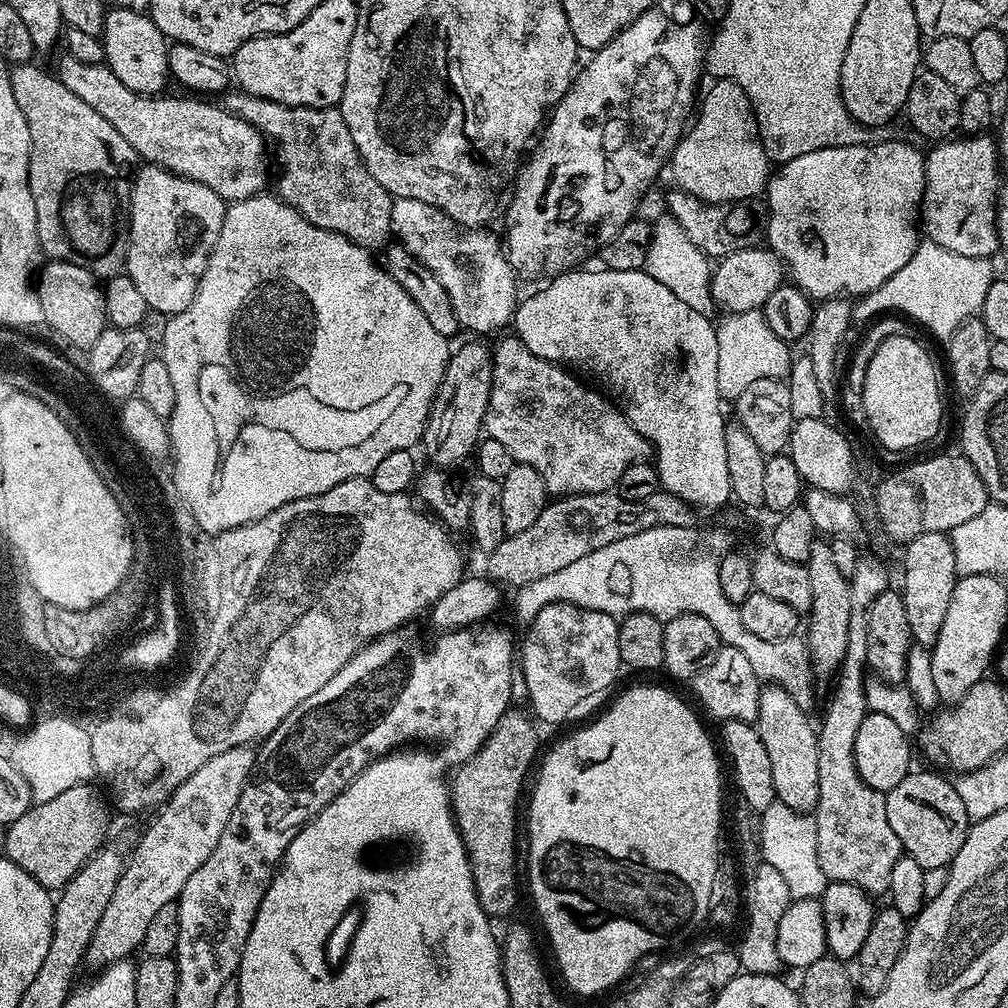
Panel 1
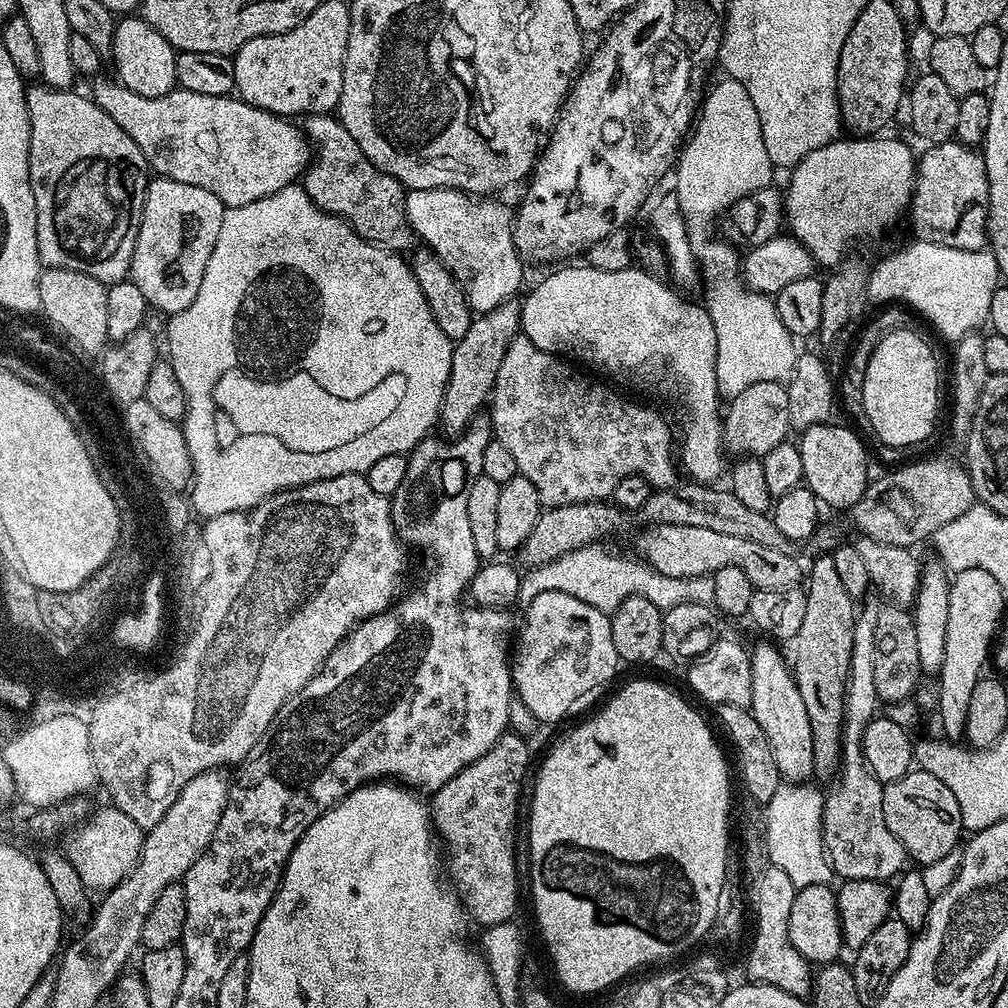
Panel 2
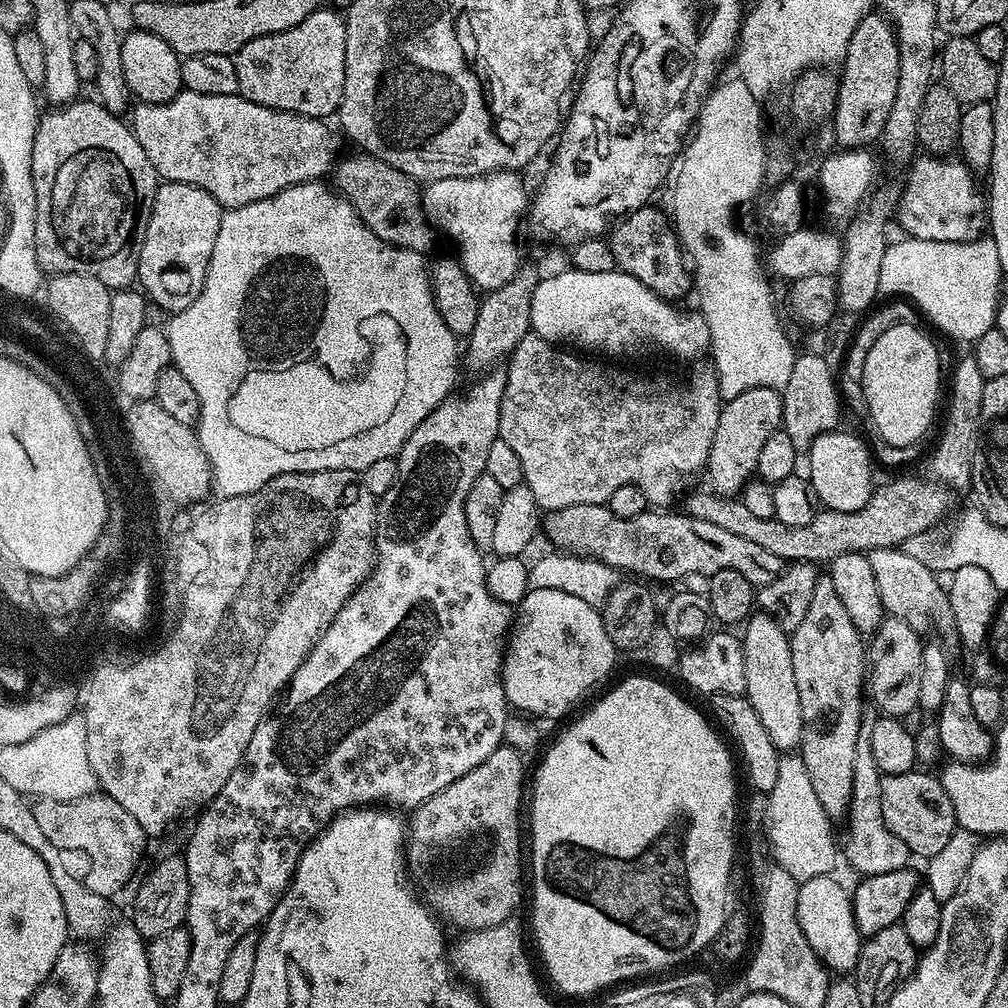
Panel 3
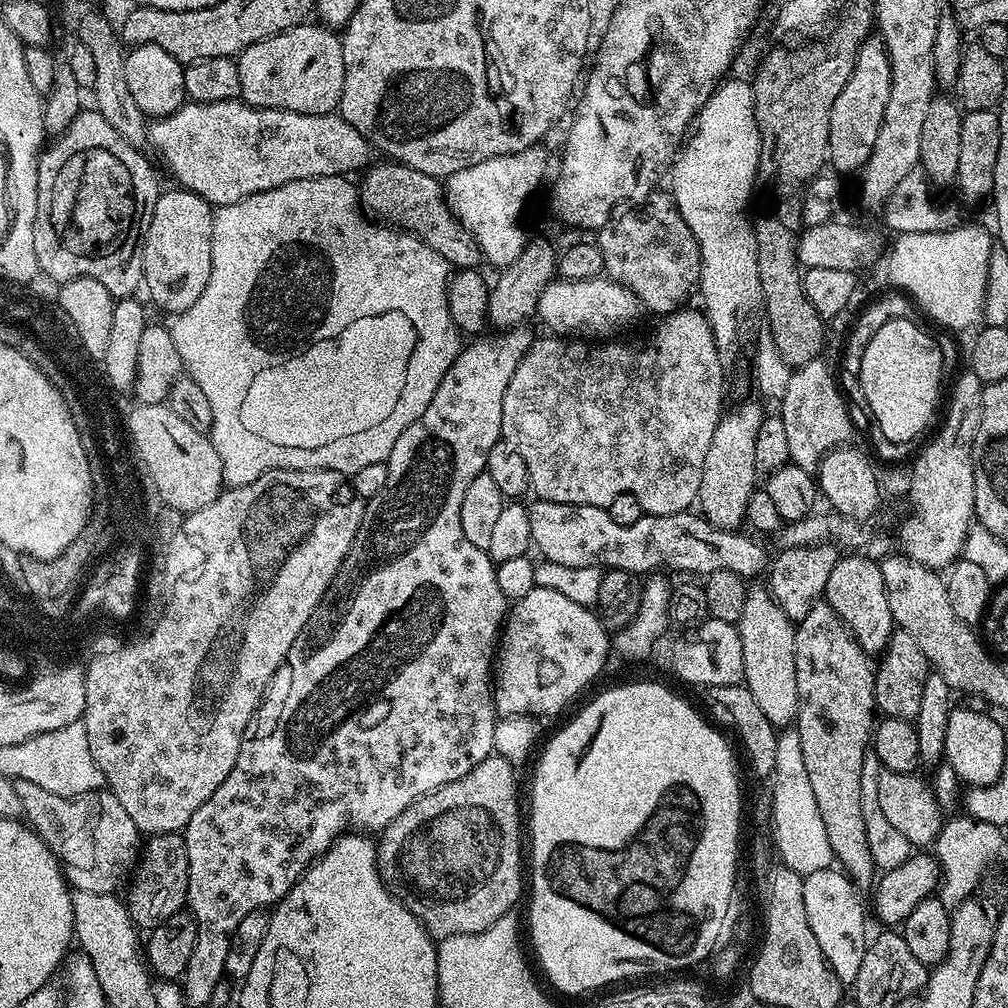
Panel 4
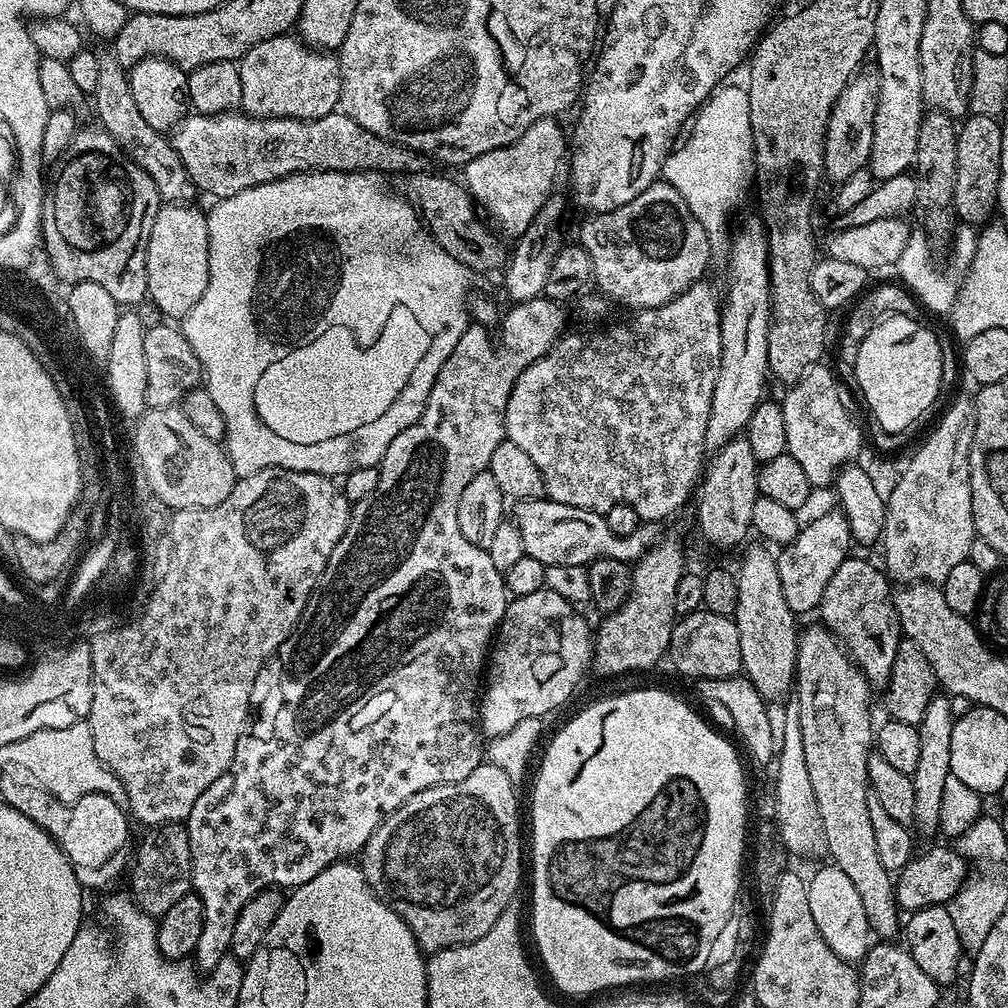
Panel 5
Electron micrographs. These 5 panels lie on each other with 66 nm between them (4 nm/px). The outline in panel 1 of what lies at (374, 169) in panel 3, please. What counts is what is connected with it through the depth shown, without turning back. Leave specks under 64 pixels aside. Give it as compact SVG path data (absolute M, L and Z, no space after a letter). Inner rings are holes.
M232 91L227 93L228 111L253 124L269 141L276 140L274 160L280 163L280 177L275 177L274 188L276 184L275 191L284 203L298 209L311 224L336 232L359 248L380 250L393 239L394 198L362 162L339 107L291 108Z

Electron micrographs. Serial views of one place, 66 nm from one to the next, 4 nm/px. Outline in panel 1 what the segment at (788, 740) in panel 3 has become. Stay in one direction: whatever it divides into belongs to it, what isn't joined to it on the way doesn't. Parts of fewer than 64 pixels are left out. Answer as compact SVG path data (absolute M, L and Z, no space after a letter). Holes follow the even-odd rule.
M776 684L761 687L758 712L754 721L762 746L770 754L770 771L774 773L776 799L796 812L811 813L818 802L818 728L808 721L809 713Z

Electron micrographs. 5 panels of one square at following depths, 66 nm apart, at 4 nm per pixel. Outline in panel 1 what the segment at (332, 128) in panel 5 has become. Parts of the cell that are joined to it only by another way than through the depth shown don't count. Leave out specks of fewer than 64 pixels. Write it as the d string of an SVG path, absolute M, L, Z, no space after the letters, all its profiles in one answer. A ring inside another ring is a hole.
M67 54L61 55L60 65L54 68L55 75L62 82L62 86L66 86L66 90L78 94L78 98L82 98L82 102L86 102L86 106L98 110L98 114L102 114L102 118L106 118L106 122L110 122L114 126L114 130L118 130L118 134L122 134L122 138L126 138L126 142L130 142L130 146L134 146L137 157L145 165L156 164L159 168L164 168L168 172L178 174L182 178L190 178L194 182L202 182L202 186L210 186L210 190L214 190L214 194L218 194L225 202L235 202L238 200L245 200L251 196L259 196L265 191L264 188L269 187L270 176L268 180L268 160L270 164L270 148L266 143L266 137L263 132L260 132L251 124L246 122L240 116L236 116L233 112L229 112L227 107L216 104L207 104L207 99L193 98L188 94L180 94L184 96L168 96L169 94L157 94L155 96L143 96L134 90L130 90L130 86L122 86L122 82L118 82L118 78L114 78L114 74L108 69L107 63L90 64L88 62L78 62L78 58L69 56Z

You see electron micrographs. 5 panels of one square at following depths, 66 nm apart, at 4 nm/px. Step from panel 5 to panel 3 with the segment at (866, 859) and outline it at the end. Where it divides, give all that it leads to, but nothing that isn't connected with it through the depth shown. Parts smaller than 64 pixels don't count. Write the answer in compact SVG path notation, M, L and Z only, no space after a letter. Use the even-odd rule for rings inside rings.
M827 574L821 575L814 586L806 618L790 634L792 642L792 665L794 683L798 685L798 703L802 706L803 736L800 739L798 755L806 765L806 774L813 785L814 794L826 814L834 820L847 813L850 794L853 793L854 754L861 737L860 722L864 700L866 704L866 640L850 622L846 606L842 606L834 582Z

